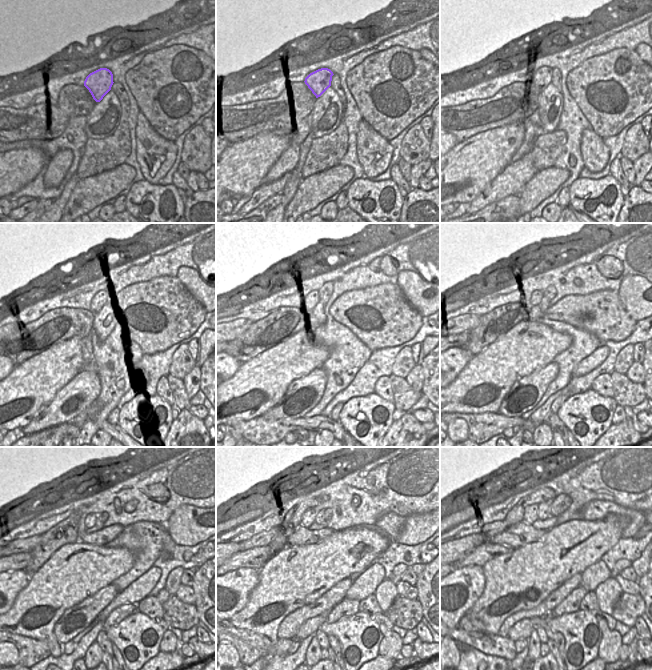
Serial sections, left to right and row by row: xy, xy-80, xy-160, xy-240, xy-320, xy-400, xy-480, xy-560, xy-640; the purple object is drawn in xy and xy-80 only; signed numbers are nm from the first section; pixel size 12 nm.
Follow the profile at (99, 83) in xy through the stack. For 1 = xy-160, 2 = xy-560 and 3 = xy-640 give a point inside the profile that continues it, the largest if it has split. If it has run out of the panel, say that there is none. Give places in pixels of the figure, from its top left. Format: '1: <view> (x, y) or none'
1: xy-160 (545, 78)
2: xy-560 (308, 518)
3: xy-640 (530, 514)

